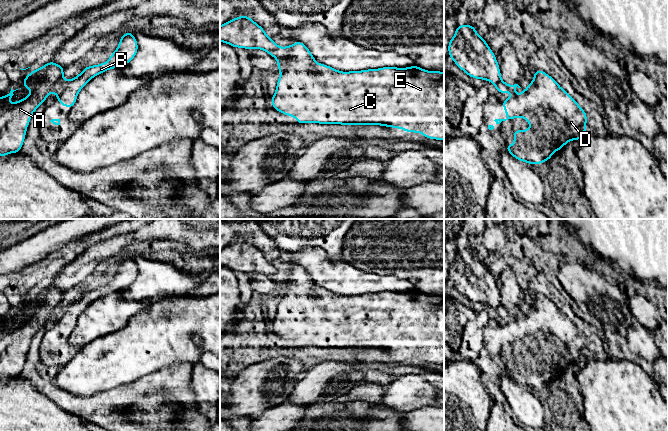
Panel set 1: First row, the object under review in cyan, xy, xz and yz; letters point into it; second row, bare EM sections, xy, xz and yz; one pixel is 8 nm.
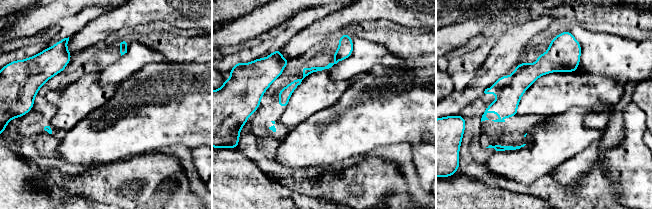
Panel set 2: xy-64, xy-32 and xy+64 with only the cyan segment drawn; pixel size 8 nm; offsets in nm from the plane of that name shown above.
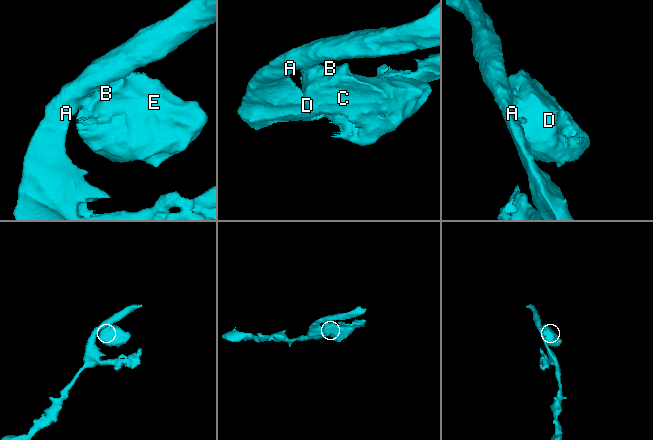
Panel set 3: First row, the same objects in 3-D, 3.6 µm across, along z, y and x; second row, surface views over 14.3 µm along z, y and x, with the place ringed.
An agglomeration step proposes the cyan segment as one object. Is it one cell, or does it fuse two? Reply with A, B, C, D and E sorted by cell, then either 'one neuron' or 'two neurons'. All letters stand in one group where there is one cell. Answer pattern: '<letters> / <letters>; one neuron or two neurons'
A / B C D E; two neurons

